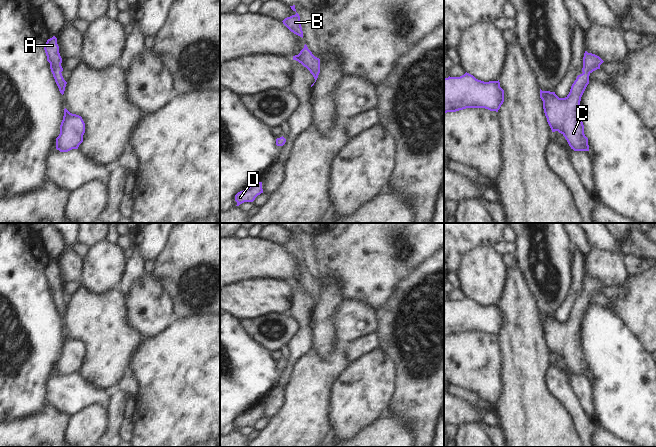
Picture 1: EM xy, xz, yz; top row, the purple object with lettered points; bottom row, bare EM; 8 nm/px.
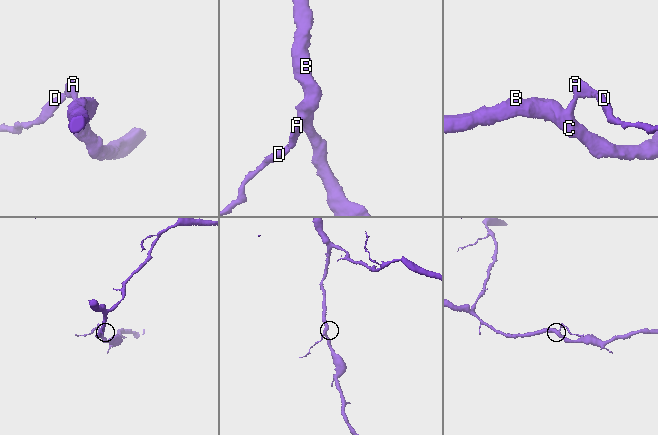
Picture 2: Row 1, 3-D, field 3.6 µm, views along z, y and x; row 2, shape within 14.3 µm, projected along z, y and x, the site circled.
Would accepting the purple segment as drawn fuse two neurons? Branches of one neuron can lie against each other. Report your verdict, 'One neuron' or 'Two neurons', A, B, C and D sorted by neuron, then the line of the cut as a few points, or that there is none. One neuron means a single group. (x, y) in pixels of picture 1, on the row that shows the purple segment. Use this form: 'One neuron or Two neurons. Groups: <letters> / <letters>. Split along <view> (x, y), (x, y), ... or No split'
One neuron. Groups: A B C D. No split

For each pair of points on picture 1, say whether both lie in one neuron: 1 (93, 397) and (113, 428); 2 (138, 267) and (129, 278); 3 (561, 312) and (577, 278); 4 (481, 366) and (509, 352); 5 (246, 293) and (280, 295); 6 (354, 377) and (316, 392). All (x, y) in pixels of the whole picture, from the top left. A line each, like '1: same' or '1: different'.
1: different
2: same
3: same
4: different
5: same
6: different

